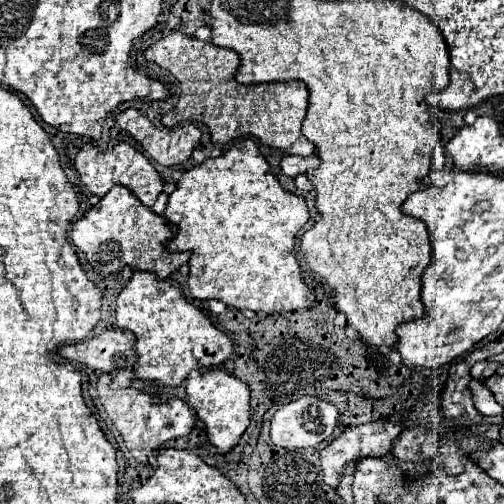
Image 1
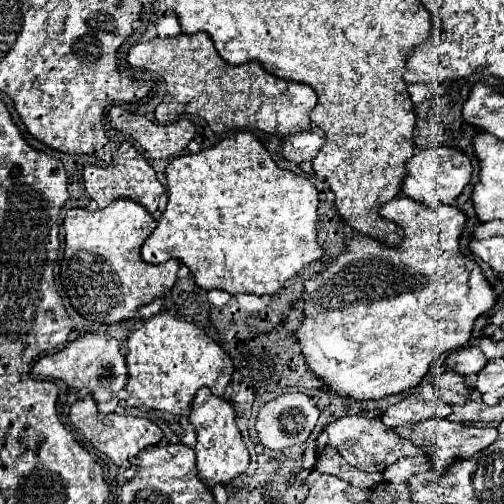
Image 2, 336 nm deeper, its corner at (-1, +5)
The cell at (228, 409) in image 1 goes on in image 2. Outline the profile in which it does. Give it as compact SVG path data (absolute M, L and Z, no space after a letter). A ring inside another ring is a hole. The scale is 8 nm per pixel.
M202 387L192 401L188 419L196 427L196 447L194 449L196 449L196 457L198 457L196 459L198 475L210 489L216 485L230 483L234 477L238 477L240 473L244 473L248 469L248 463L250 463L248 449L236 427L234 407L226 399L216 397L216 395L212 395L212 391L208 387Z

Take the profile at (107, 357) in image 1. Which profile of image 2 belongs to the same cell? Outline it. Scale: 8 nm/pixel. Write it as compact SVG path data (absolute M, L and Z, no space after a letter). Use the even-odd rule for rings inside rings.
M92 333L80 335L78 339L68 343L64 349L40 357L32 367L34 375L60 379L72 389L86 389L88 395L92 395L92 399L96 401L100 417L106 417L108 413L116 411L120 403L120 393L128 381L126 371L128 367L126 367L120 343L110 335L92 335Z

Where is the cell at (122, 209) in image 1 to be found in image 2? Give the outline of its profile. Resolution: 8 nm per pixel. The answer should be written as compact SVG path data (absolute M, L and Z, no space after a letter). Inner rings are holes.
M116 199L106 209L68 209L64 215L64 253L60 263L60 283L72 307L92 323L120 323L132 319L138 307L166 295L176 283L180 261L148 265L140 257L140 247L156 229L152 215L138 203Z

